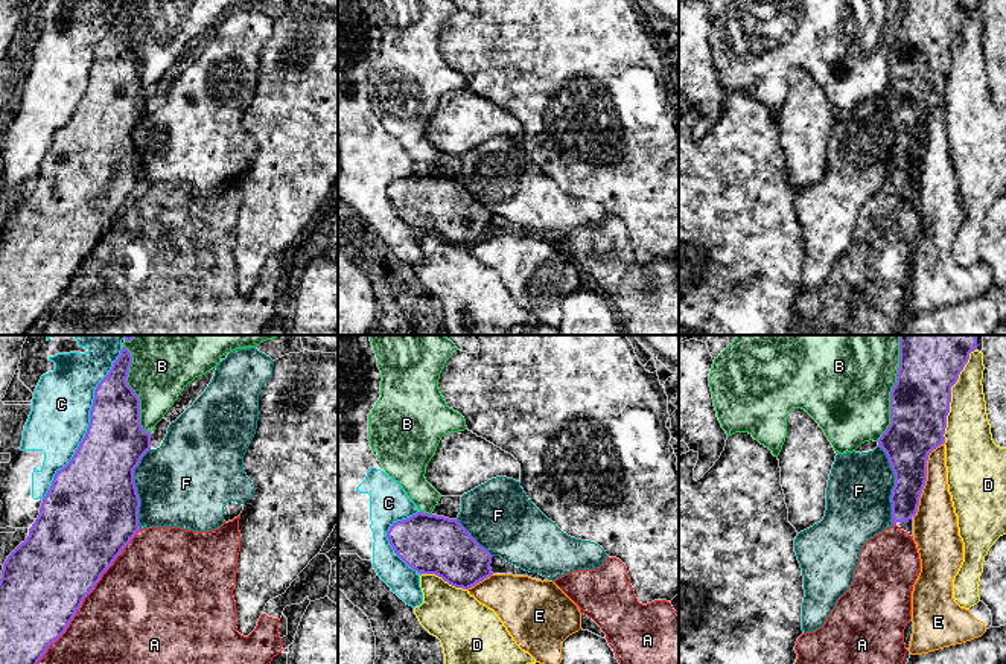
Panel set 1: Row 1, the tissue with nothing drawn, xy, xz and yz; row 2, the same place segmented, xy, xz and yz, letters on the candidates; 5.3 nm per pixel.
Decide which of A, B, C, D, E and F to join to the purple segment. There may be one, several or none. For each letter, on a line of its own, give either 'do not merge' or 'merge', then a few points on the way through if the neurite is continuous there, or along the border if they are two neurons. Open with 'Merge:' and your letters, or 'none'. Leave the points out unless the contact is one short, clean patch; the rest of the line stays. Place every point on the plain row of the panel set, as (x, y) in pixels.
Merge: none
A: do not merge
B: do not merge
C: do not merge
D: do not merge
E: do not merge
F: do not merge

